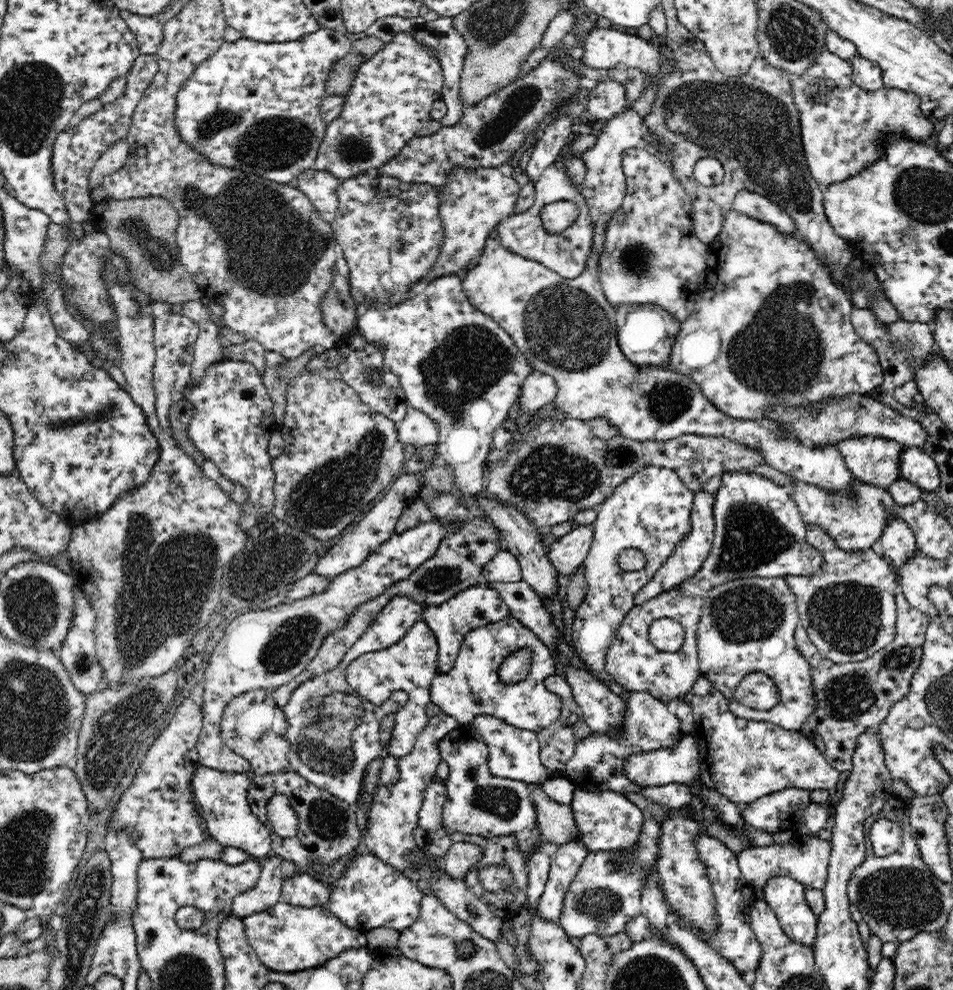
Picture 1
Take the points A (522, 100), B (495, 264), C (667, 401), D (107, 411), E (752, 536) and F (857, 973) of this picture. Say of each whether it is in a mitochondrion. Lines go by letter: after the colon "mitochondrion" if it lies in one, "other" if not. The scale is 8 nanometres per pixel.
A: mitochondrion
B: other
C: mitochondrion
D: mitochondrion
E: mitochondrion
F: other

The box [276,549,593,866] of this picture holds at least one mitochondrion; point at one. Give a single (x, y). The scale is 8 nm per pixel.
(326, 741)

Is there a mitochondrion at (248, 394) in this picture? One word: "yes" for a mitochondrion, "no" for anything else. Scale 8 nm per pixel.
no

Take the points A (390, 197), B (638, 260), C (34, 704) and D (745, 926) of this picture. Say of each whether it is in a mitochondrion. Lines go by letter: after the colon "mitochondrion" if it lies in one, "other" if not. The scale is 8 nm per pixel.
A: other
B: mitochondrion
C: mitochondrion
D: other

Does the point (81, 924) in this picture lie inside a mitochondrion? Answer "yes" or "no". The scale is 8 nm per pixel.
yes

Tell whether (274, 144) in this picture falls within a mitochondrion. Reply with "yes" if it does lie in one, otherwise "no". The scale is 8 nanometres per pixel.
yes

